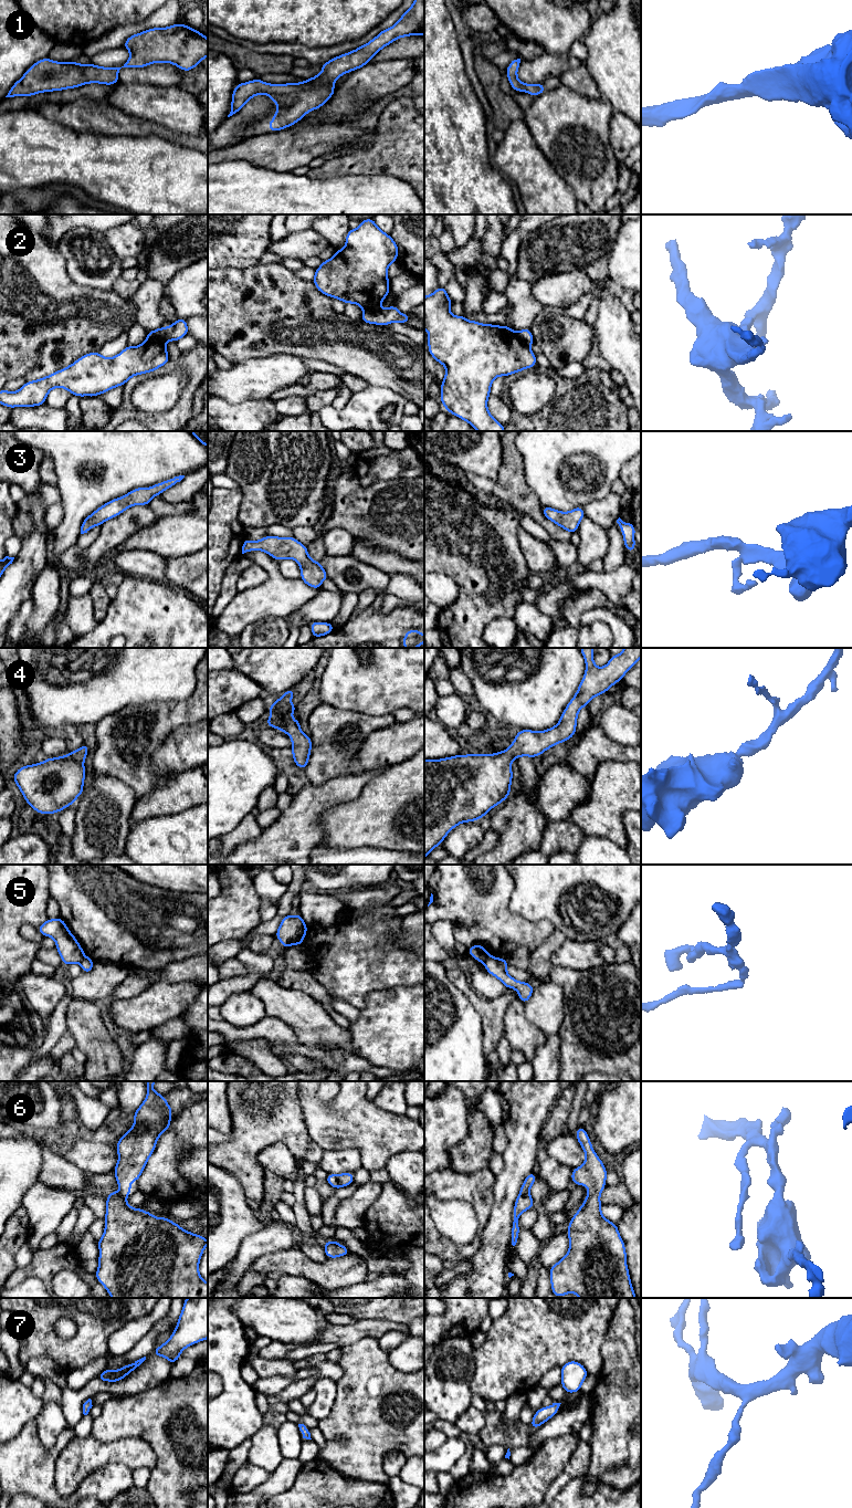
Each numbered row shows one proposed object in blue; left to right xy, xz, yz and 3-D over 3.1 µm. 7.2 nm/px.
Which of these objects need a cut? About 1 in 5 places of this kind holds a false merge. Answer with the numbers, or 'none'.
2, 5

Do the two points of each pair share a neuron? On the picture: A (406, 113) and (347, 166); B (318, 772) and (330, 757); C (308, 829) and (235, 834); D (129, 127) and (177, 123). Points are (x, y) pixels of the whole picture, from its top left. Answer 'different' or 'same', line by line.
A: same
B: same
C: different
D: different

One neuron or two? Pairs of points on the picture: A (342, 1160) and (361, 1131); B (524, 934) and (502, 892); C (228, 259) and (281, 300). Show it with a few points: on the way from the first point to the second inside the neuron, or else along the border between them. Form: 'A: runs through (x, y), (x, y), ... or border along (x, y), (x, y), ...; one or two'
A: border along (324, 1150), (356, 1149), (360, 1154), (363, 1166); two
B: runs through (514, 924), (502, 912), (502, 902); one
C: border along (258, 262), (245, 268), (219, 269); two

